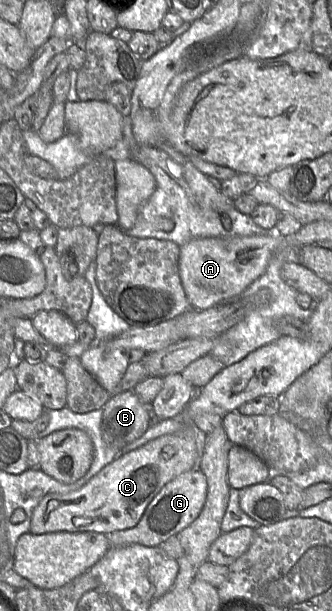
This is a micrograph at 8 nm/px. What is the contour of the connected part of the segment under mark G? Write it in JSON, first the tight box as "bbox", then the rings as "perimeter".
{"bbox":[107,468,208,547],"perimeter":[[[194,468],[168,482],[147,506],[140,521],[130,529],[107,534],[111,546],[144,545],[158,547],[161,543],[189,526],[201,513],[208,491],[205,474]]]}

